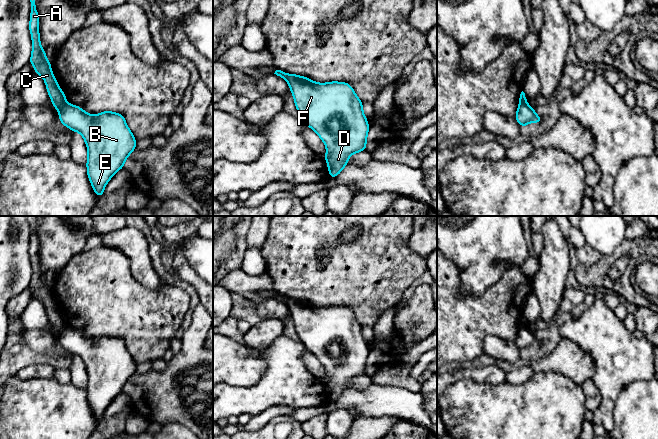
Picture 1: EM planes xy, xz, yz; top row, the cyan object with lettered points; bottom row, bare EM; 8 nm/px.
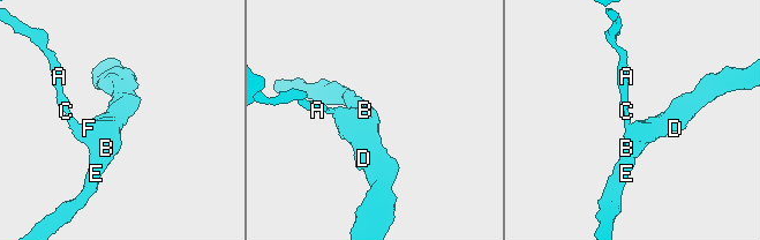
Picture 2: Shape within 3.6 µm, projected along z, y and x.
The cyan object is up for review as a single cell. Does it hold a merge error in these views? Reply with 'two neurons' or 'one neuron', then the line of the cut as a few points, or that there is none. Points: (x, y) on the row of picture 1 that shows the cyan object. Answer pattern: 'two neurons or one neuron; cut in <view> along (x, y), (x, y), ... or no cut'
two neurons; cut in xy along (66, 102), (58, 110)

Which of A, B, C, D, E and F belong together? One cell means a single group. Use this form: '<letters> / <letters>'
A C / B D E F

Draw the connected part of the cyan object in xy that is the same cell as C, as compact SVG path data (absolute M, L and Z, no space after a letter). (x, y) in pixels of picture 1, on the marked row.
M30 0L31 13L29 30L32 38L32 53L29 63L34 65L34 72L39 74L45 81L46 88L53 107L59 110L66 103L66 96L60 89L52 70L51 62L49 62L45 55L45 49L40 44L39 15L36 10L36 0Z

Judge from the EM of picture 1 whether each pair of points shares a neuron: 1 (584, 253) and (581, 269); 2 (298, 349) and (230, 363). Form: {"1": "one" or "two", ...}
{"1": "two", "2": "two"}

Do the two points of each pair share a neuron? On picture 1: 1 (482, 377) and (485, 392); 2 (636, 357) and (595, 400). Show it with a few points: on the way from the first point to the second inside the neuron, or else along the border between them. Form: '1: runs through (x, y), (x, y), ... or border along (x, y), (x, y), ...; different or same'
1: border along (460, 378), (470, 378), (478, 382), (503, 383); different
2: border along (591, 379), (600, 393), (600, 405), (593, 412); different

